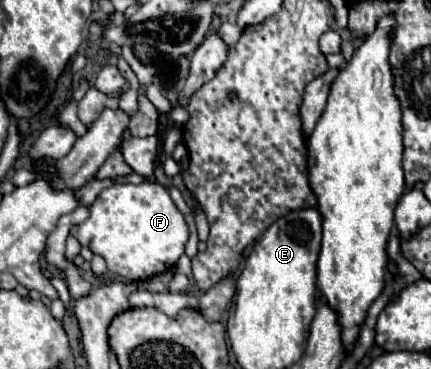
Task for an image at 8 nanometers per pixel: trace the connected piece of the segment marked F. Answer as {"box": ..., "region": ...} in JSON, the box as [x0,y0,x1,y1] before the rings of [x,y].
{"box":[71,180,189,282],"region":[[[143,180],[141,184],[113,184],[105,188],[91,204],[89,218],[73,226],[71,234],[105,258],[113,276],[131,282],[147,280],[173,268],[189,240],[189,226],[167,188],[159,182]]]}

